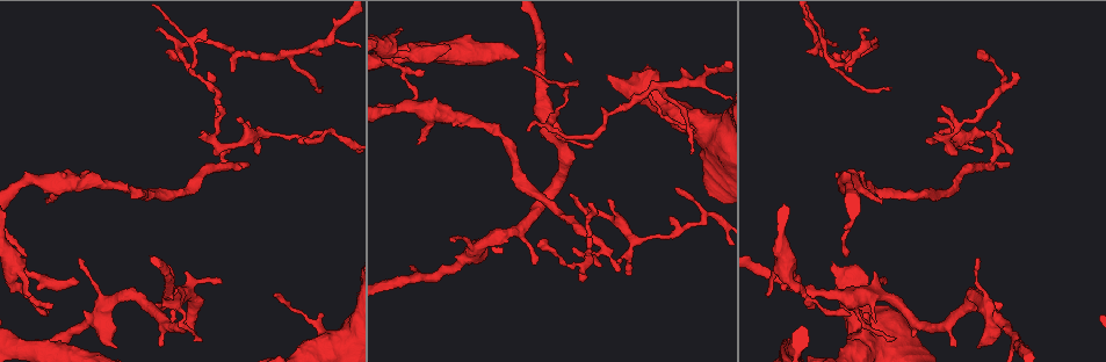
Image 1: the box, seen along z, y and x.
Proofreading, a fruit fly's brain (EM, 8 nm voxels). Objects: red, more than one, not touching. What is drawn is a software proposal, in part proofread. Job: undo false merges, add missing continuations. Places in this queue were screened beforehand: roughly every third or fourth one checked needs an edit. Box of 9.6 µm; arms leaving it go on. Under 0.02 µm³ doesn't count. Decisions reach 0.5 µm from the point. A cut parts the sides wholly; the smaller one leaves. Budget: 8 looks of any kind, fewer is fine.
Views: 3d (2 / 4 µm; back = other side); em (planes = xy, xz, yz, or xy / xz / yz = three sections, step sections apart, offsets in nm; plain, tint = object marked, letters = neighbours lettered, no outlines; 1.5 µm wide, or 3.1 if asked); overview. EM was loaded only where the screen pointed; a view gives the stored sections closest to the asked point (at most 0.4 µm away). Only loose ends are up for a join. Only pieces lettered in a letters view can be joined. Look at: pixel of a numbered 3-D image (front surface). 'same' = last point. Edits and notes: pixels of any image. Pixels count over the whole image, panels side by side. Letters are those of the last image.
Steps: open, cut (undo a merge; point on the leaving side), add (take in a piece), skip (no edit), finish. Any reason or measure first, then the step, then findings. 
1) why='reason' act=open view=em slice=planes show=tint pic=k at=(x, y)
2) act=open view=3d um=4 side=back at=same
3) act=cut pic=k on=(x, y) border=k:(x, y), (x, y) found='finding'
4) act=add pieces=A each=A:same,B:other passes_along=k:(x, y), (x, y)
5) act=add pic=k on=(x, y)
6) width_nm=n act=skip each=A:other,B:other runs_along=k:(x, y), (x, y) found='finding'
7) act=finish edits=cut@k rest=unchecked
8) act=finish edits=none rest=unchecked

why='branch stops here' act=open view=3d um=2 pic=1 at=(847, 257)

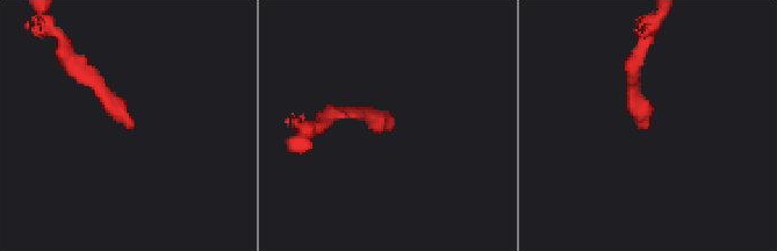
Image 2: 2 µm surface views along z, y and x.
why='need the tissue' act=open view=em slice=xz step=4 show=tint pic=2 at=(640, 126)

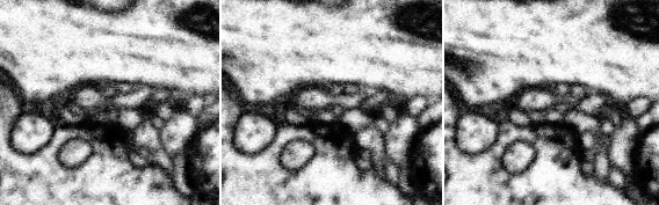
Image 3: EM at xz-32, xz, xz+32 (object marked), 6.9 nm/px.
why='another direction' act=open view=em slice=planes show=letters at=same

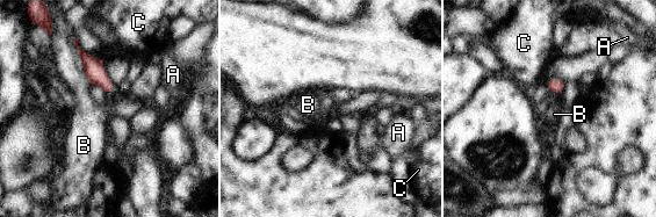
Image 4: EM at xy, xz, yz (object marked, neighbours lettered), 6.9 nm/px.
act=skip each=A:other,B:other,C:other border=4:(74, 36), (84, 74), (91, 84) found='none of them fits'

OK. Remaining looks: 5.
why='free end' act=open view=3d um=2 pic=1 at=(933, 137)

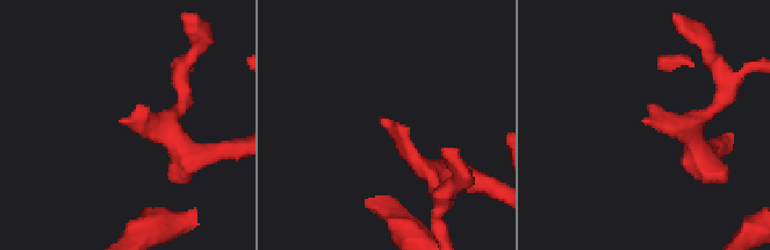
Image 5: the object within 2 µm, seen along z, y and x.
why='now the EM' act=open view=em slice=planes show=letters pic=5 at=(644, 119)

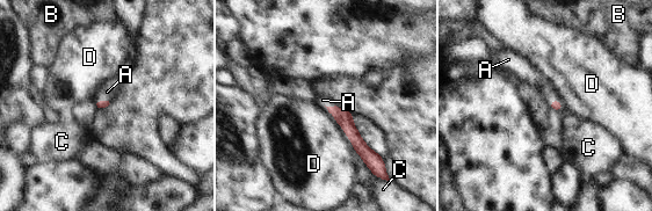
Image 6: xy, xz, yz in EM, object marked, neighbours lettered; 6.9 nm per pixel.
act=add pic=6 on=(323, 100) each=A:same,B:other,C:other,D:other passes_along=6:(342, 117), (330, 107), (323, 100) found='the cell continues'

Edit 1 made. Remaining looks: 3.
act=open view=overview

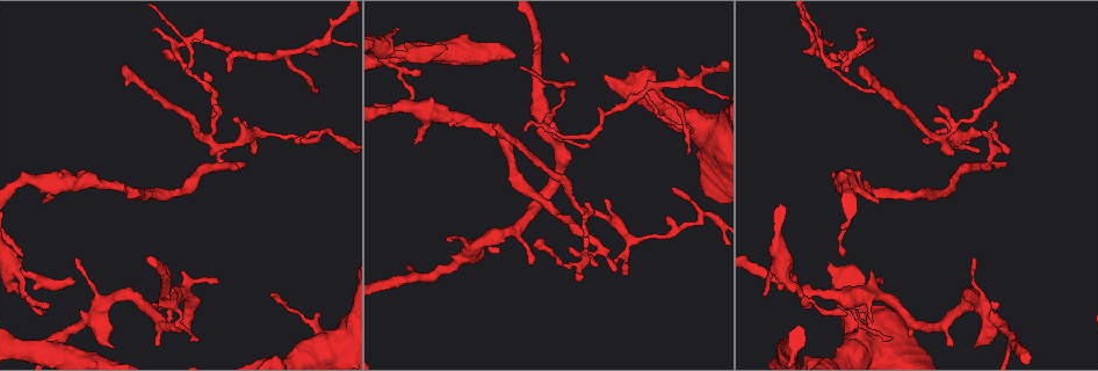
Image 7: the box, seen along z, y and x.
why='free end' act=open view=em slice=xz step=8 show=tint pic=7 at=(244, 121)

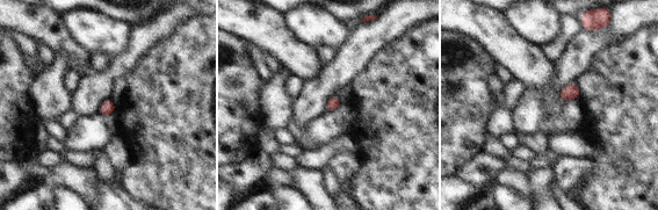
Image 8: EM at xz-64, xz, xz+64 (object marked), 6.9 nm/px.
act=open view=em slice=planes show=letters at=same

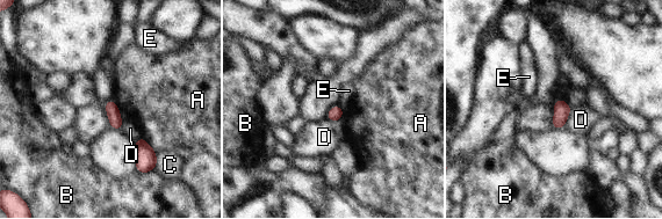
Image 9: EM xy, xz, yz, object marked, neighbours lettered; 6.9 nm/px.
width_nm=100 act=skip each=A:other,B:other,C:other,D:other,E:other found='none of them fits'

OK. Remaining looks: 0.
act=finish edits=add@6 rest=unchecked

